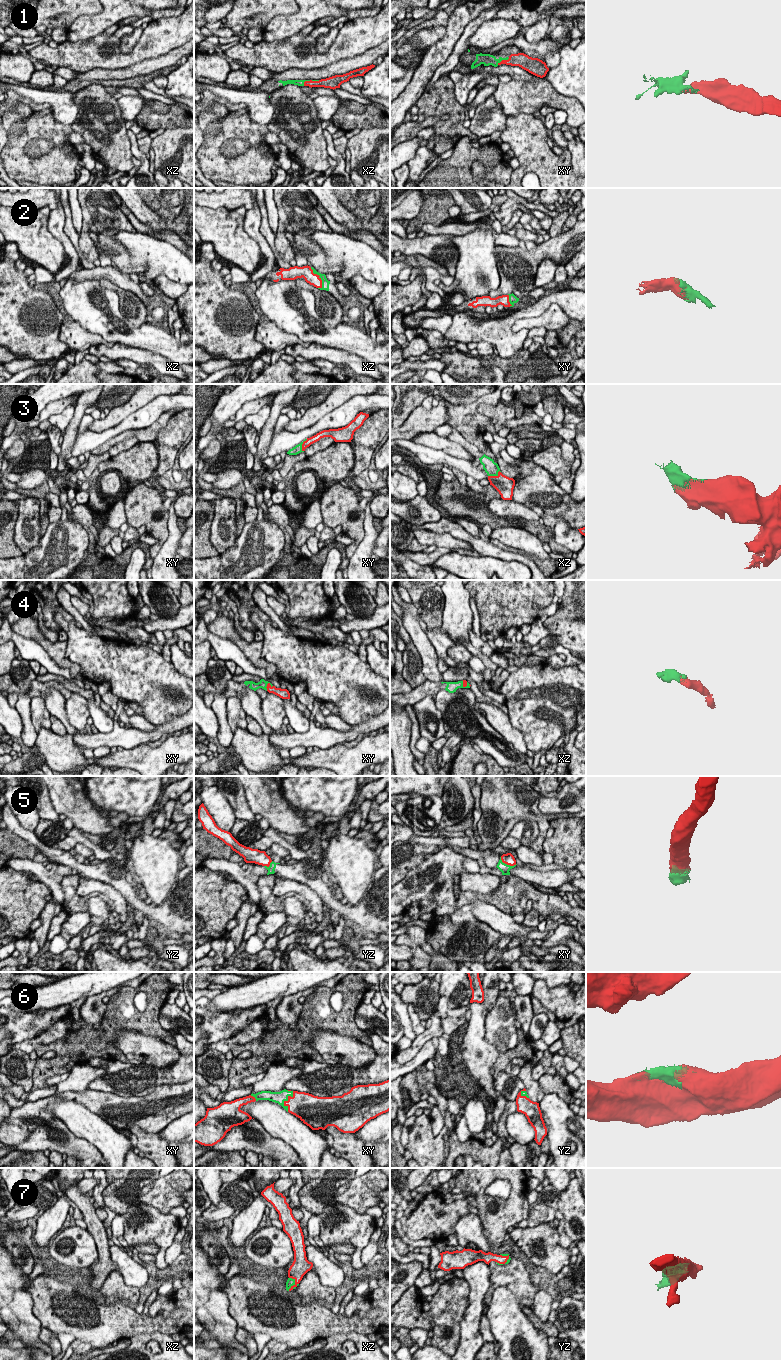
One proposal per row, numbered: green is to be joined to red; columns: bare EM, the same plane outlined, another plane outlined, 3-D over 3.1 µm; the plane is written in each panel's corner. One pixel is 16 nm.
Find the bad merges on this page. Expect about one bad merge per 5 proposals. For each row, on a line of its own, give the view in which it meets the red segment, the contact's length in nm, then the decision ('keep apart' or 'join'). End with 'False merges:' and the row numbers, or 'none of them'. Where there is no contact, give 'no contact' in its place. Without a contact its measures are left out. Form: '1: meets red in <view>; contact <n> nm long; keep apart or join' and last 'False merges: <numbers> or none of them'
1: meets red in xz; contact 280 nm long; join
2: meets red in xz; contact 400 nm long; join
3: meets red in xz; contact 220 nm long; join
4: meets red in xy; contact 150 nm long; join
5: meets red in xy; contact 300 nm long; join
6: meets red in xy; contact 360 nm long; join
7: meets red in xz; contact 240 nm long; join
False merges: none of them

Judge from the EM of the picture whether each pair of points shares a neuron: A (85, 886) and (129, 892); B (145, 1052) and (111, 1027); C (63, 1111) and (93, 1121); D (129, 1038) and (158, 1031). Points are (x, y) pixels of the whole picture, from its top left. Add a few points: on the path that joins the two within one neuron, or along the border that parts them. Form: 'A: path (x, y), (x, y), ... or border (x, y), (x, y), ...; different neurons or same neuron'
A: border (96, 879), (112, 885), (125, 899), (130, 908); different neurons
B: border (141, 1032), (120, 1029), (110, 1042); different neurons
C: path (70, 1112), (81, 1121), (86, 1121); same neuron
D: border (122, 1028), (157, 1036), (167, 1043); different neurons

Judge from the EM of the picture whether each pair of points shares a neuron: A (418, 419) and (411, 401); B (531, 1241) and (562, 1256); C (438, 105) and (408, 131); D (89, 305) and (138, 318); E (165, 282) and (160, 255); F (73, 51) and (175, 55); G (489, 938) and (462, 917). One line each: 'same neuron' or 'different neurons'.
A: different neurons
B: same neuron
C: different neurons
D: different neurons
E: different neurons
F: different neurons
G: same neuron

